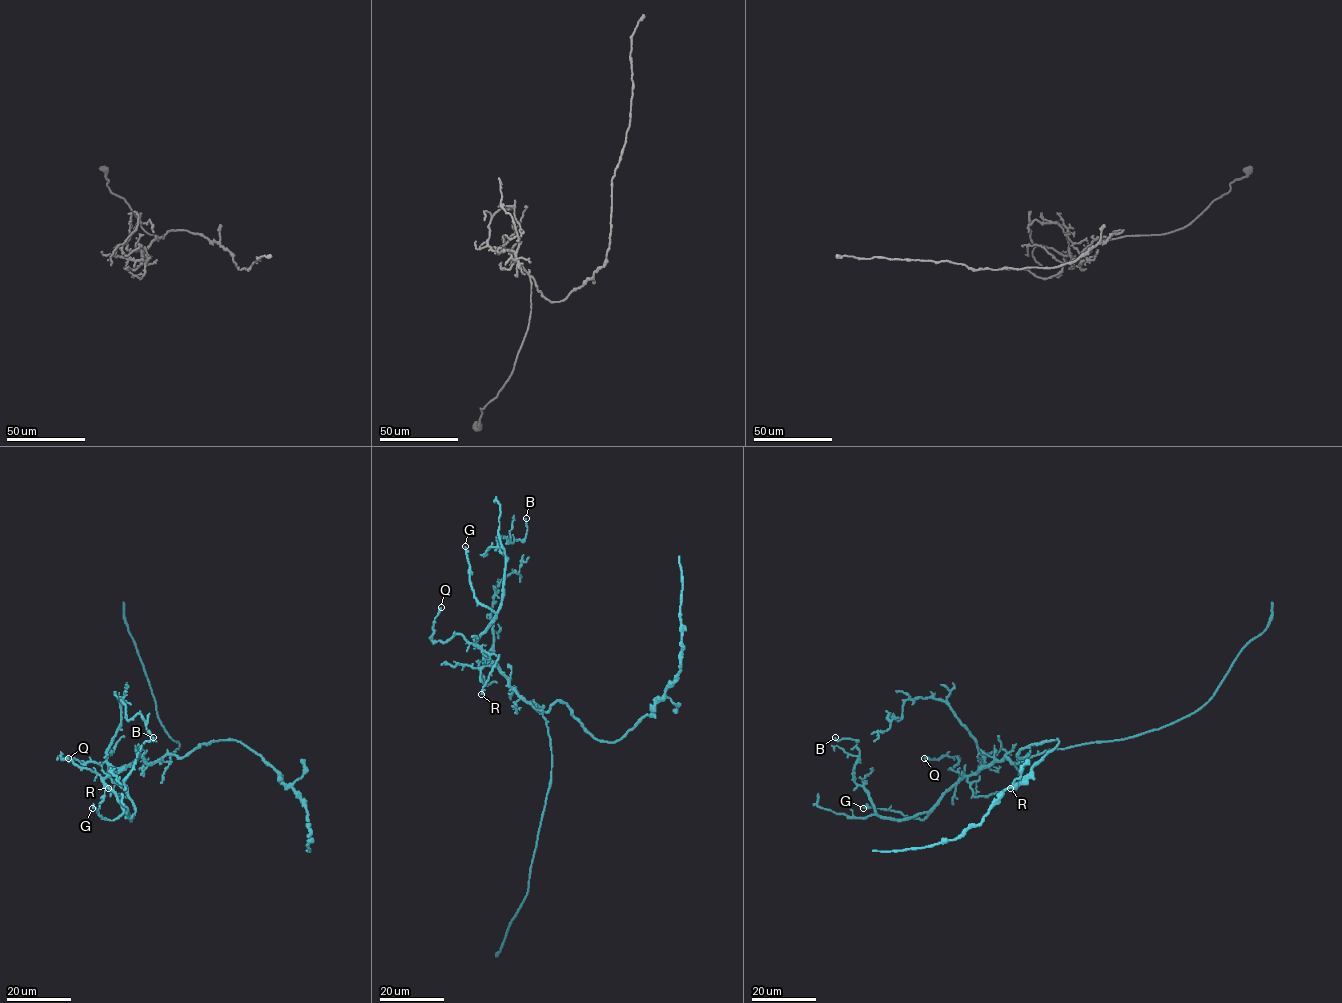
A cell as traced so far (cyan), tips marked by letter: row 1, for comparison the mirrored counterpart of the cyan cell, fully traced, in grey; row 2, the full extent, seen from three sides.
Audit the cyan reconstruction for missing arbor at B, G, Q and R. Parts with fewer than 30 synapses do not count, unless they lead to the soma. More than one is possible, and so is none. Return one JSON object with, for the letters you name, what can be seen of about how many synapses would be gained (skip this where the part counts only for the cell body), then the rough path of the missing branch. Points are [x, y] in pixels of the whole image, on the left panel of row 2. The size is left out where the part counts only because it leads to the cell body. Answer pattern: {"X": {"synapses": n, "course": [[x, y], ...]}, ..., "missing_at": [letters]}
{"missing_at": []}

